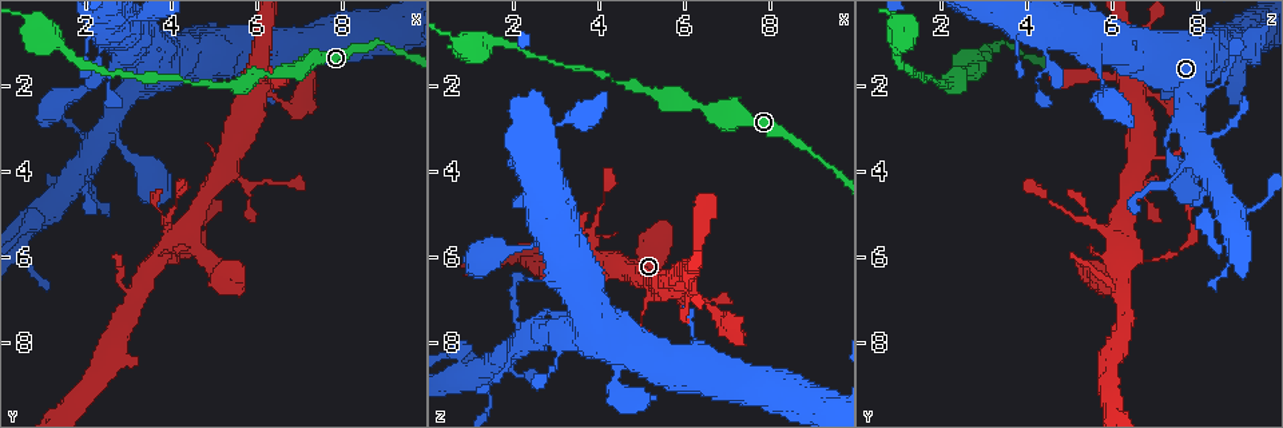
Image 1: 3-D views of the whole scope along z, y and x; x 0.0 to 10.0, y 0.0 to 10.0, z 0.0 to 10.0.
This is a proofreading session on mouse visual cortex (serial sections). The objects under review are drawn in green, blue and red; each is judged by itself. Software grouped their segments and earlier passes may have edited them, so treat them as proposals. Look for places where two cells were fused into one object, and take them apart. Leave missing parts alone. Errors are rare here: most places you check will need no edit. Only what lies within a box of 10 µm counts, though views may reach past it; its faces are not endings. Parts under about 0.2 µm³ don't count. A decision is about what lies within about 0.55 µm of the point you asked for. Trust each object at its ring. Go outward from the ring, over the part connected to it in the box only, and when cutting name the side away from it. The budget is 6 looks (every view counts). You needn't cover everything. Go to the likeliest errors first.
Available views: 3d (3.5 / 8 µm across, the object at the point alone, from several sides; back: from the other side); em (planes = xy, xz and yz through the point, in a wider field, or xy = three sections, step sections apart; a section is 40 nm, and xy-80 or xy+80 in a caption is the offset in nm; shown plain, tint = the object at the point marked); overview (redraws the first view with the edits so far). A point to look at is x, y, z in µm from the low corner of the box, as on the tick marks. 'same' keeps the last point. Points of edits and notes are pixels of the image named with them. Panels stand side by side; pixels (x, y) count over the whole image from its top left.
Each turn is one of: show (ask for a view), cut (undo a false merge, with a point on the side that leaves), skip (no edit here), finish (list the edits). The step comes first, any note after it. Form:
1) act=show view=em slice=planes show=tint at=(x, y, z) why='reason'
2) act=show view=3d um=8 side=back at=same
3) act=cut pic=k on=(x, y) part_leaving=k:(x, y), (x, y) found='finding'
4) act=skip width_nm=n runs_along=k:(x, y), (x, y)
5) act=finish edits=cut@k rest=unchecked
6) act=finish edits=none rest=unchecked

act=show view=3d um=8 at=(2.55, 2.85, 7.75) why='arms part here'

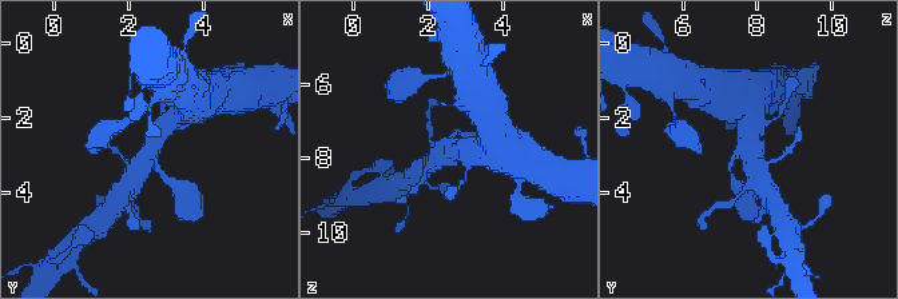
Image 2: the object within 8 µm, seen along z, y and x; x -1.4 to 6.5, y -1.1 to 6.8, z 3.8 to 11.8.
act=show view=3d um=3.5 at=same

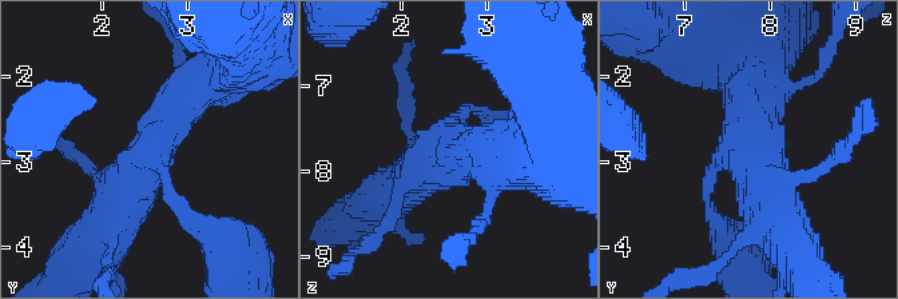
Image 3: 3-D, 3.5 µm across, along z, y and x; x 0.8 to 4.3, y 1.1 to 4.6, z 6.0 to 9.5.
act=show view=em slice=xy step=1 show=tint at=(2.65, 2.85, 7.80) arms=3 arm_widths_nm=150,500,600 why='need the tissue'

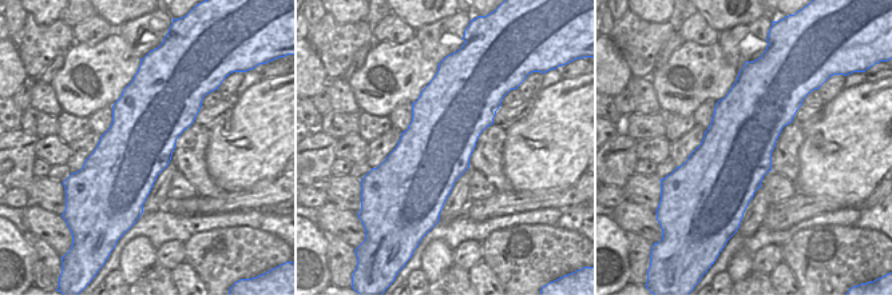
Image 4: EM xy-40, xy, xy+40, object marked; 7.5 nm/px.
act=skip runs_along=3:(209, 80), (171, 116), (114, 223) found='continuous, no second cell'

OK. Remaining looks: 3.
act=show view=3d um=8 side=back at=(1.35, 4.90, 9.00) why='four arms meet'

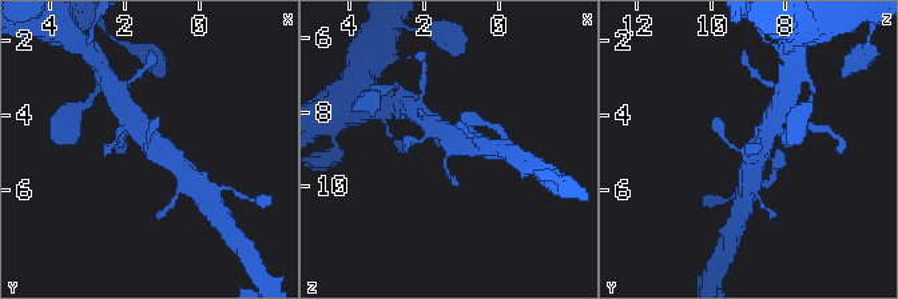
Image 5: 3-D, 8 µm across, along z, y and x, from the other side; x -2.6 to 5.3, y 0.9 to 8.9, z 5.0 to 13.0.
act=show view=3d um=3.5 at=same why='zoom in'

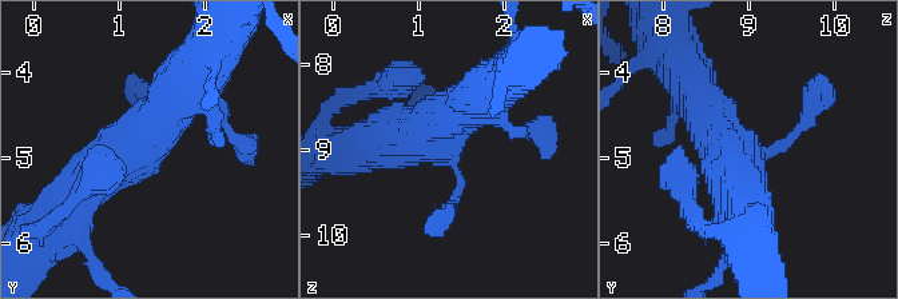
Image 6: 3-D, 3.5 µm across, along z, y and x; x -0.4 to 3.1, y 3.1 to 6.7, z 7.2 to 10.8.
act=skip arm_widths_nm=150,200,500,500 runs_along=6:(167, 110), (44, 228) found='all the same cell'

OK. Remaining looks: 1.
act=show view=3d um=3.5 at=(5.05, 1.95, 2.10) why='sudden change in width'

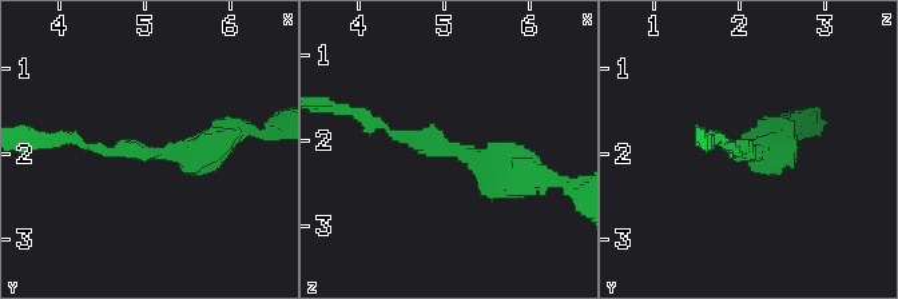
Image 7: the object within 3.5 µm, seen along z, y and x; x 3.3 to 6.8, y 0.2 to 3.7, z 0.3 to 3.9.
act=skip arm_widths_nm=100,400 runs_along=7:(528, 180), (372, 122) found='one cell here'

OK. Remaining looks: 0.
act=finish edits=none rest=unchecked

